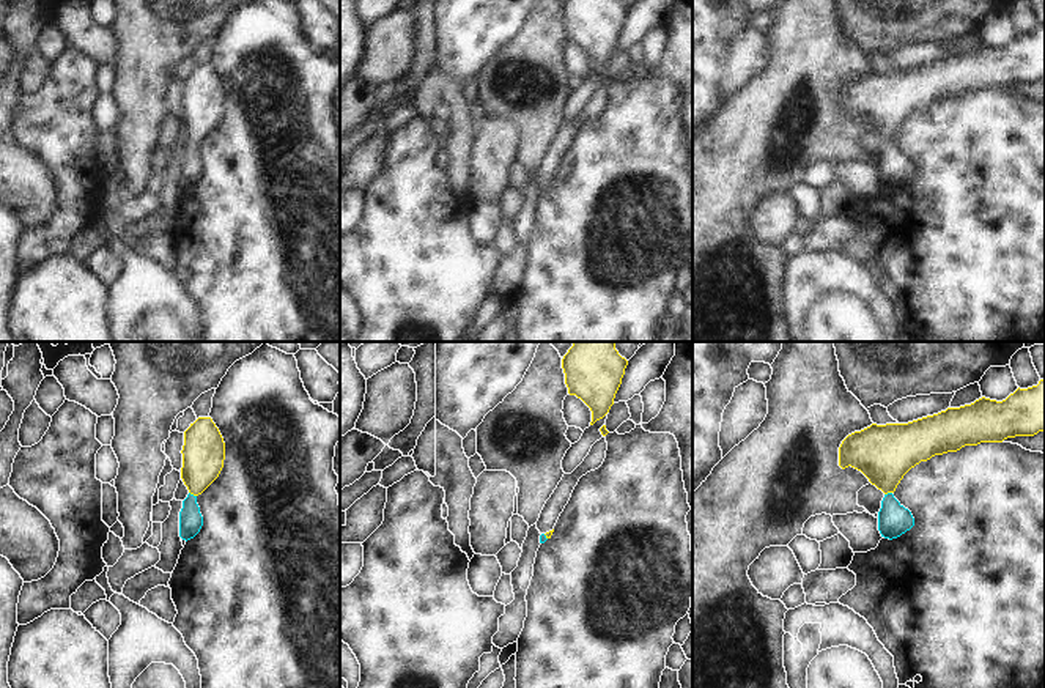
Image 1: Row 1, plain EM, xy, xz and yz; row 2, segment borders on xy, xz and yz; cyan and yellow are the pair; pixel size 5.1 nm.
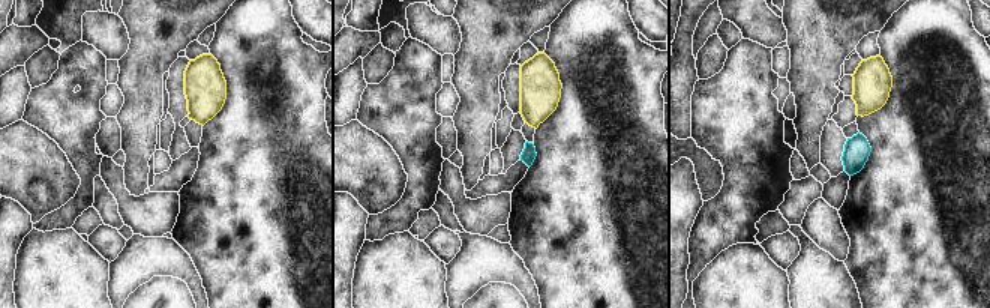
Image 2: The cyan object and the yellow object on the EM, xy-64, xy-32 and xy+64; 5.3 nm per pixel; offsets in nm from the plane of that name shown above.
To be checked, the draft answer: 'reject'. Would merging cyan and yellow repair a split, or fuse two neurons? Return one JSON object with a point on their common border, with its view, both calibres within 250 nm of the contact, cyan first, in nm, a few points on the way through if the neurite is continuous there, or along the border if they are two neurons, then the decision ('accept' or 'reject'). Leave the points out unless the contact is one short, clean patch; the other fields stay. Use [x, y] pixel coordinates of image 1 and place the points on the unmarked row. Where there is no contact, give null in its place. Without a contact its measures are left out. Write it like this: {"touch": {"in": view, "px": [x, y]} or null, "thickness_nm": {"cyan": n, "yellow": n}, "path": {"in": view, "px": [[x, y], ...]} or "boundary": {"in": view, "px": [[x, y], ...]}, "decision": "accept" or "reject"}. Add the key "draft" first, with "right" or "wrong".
{"draft": "wrong", "touch": {"in": "xy", "px": [192, 142]}, "thickness_nm": {"cyan": 120, "yellow": 220}, "path": {"in": "xy", "px": [[191, 167], [192, 142], [203, 99]]}, "decision": "accept"}

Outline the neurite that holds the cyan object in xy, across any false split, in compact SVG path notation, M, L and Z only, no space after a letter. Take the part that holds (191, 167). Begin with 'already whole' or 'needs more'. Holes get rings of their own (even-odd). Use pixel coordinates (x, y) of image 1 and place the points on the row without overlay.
needs more; M198 65L184 79L181 126L189 137L179 159L179 184L194 186L201 173L203 164L197 151L201 142L220 121L225 107L223 85L211 65Z

